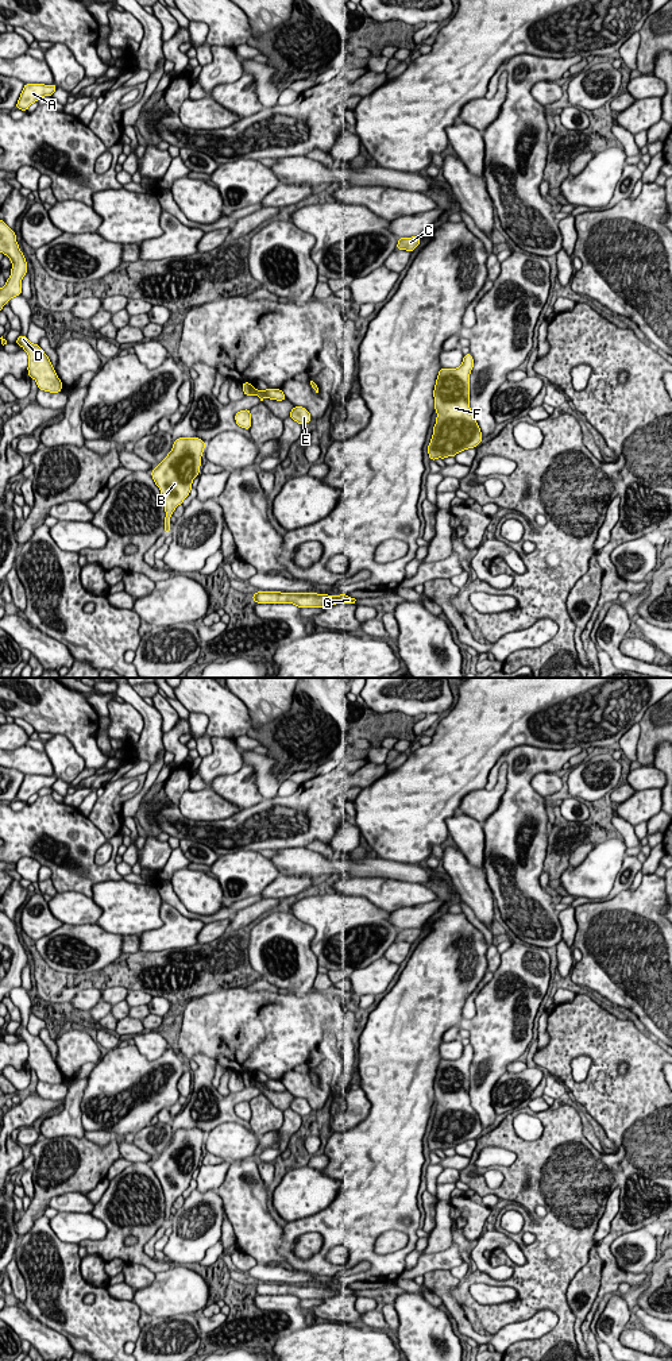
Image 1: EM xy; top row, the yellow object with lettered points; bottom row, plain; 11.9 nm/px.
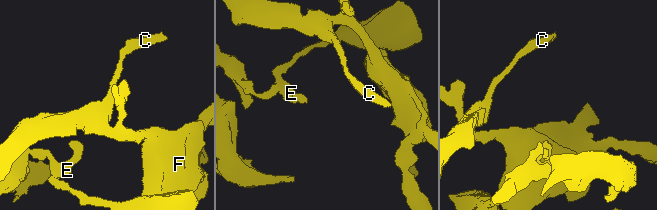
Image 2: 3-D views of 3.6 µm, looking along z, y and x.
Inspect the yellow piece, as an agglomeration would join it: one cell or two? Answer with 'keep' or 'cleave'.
cleave

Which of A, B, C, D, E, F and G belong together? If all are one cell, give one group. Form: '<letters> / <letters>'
A B C D F G / E

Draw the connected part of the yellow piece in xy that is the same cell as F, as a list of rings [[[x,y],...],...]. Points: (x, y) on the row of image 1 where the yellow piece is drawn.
[[[468,352],[457,369],[441,367],[436,379],[433,397],[437,412],[433,435],[428,446],[430,460],[456,456],[475,448],[483,439],[470,408],[470,374],[474,358]]]

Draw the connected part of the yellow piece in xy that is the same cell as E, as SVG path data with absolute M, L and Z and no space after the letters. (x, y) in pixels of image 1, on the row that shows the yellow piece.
M294 406L290 412L290 416L294 421L304 425L308 424L312 420L310 413L304 406Z

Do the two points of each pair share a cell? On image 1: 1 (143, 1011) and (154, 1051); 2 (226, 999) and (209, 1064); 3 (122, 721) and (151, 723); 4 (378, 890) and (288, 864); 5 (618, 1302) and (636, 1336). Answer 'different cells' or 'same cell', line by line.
1: different cells
2: different cells
3: different cells
4: different cells
5: different cells

